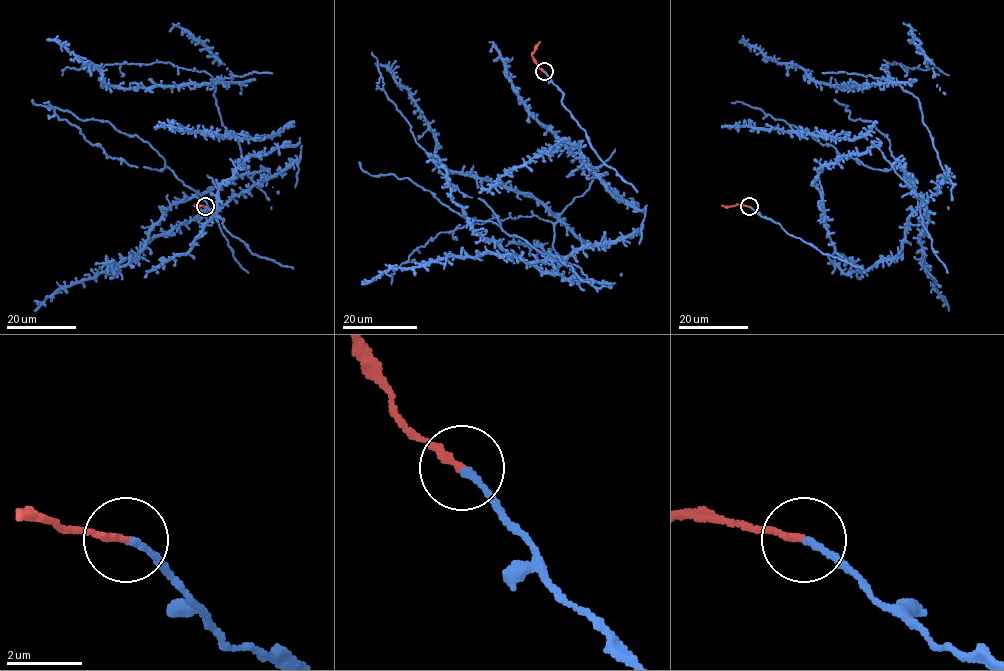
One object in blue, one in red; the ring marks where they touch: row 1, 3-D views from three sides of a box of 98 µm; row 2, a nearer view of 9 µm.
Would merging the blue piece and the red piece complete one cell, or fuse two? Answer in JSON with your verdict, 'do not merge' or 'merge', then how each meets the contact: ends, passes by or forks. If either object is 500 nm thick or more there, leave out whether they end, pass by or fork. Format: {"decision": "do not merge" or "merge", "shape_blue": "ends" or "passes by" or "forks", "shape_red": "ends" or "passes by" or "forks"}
{"decision": "merge", "shape_blue": "ends", "shape_red": "ends"}

